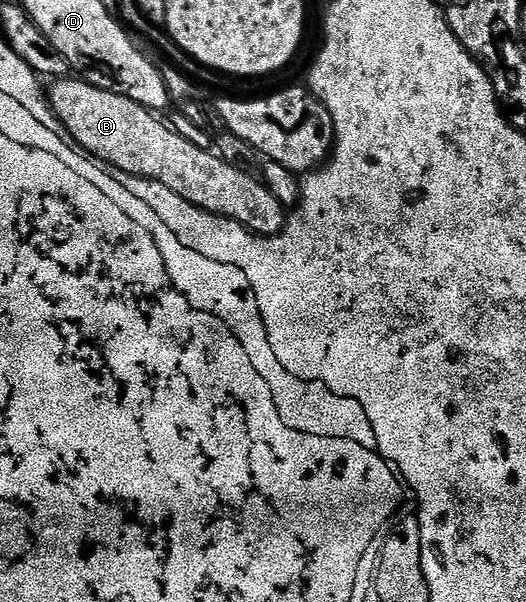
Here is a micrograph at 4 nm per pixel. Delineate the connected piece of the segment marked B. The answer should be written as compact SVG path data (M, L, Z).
M56 78L50 84L52 87L49 87L49 102L68 135L90 158L124 175L152 179L155 183L165 185L165 189L173 189L177 197L185 197L185 201L189 201L194 207L208 211L211 215L220 215L222 219L232 219L234 223L241 224L255 235L278 235L287 224L288 212L281 205L281 201L277 201L277 197L269 193L262 178L227 164L215 151L197 149L197 145L185 141L185 137L172 131L164 120L162 123L159 120L162 118L156 112L149 111L137 101L120 95L118 90L106 91L105 88L94 87L83 79L73 78Z

